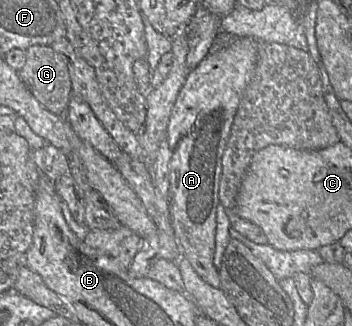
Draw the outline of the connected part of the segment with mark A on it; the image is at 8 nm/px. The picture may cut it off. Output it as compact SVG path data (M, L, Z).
M239 37L230 46L209 54L191 70L175 101L167 128L171 151L171 225L185 257L208 284L220 288L213 263L216 212L222 174L222 157L242 93L257 62L257 40Z

